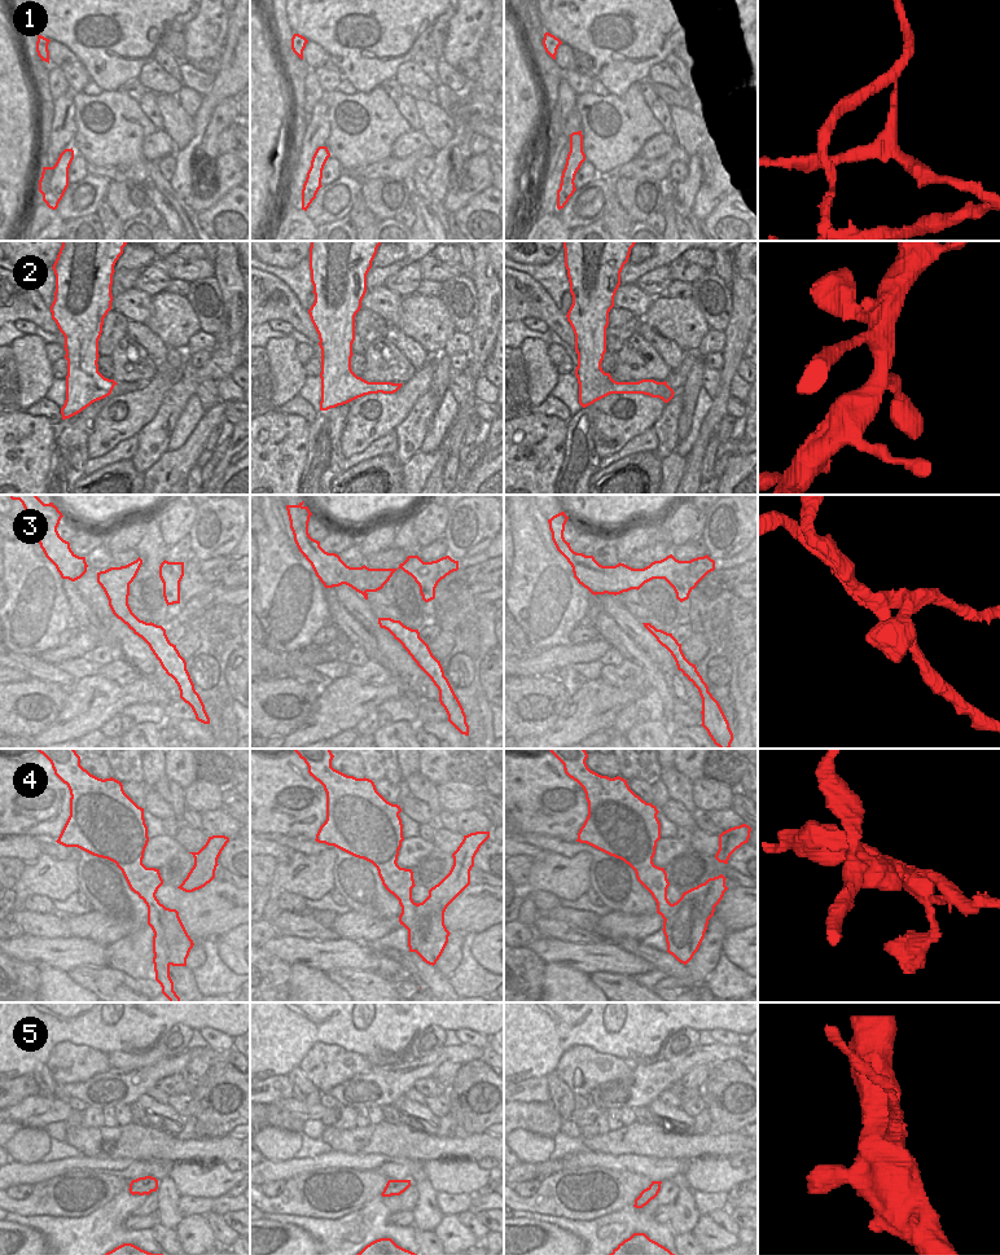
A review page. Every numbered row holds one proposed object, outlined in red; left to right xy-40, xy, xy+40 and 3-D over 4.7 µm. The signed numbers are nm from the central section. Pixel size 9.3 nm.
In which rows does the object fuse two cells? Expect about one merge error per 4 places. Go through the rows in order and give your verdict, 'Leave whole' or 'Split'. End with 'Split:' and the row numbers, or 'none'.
1: Split
2: Leave whole
3: Split
4: Split
5: Split
Split: 1, 3, 4, 5.

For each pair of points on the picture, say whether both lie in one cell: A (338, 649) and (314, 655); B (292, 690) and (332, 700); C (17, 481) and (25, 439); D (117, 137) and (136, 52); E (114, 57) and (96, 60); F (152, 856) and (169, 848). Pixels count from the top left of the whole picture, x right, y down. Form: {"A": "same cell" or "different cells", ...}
{"A": "same cell", "B": "different cells", "C": "same cell", "D": "different cells", "E": "same cell", "F": "same cell"}

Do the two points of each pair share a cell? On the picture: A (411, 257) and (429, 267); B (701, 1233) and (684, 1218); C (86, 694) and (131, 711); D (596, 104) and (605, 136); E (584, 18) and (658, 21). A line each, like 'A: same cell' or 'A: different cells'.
A: different cells
B: different cells
C: different cells
D: same cell
E: same cell

